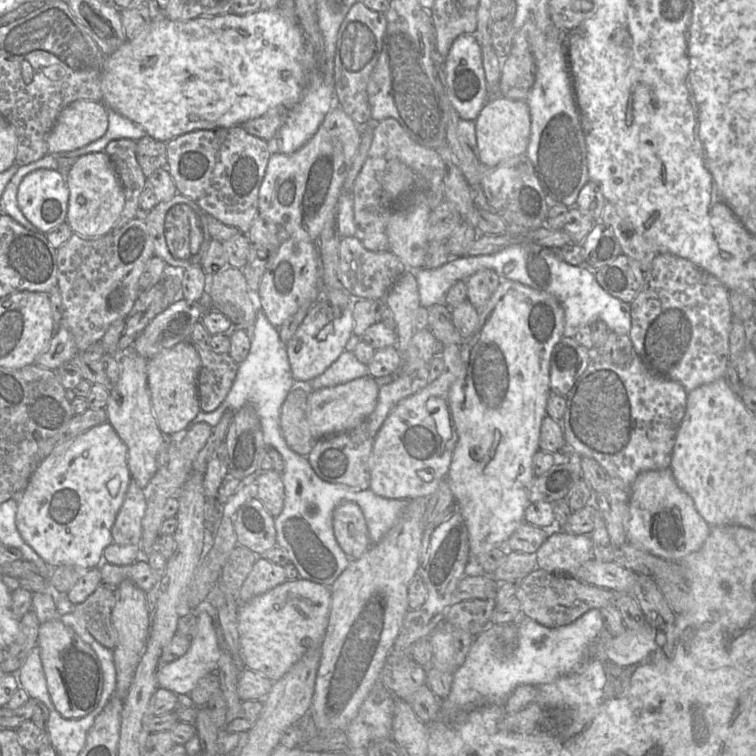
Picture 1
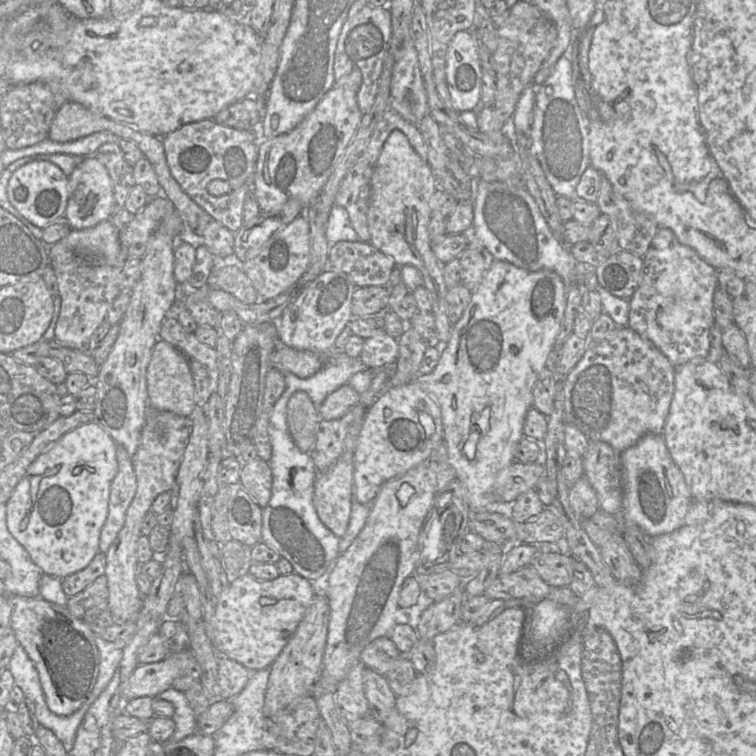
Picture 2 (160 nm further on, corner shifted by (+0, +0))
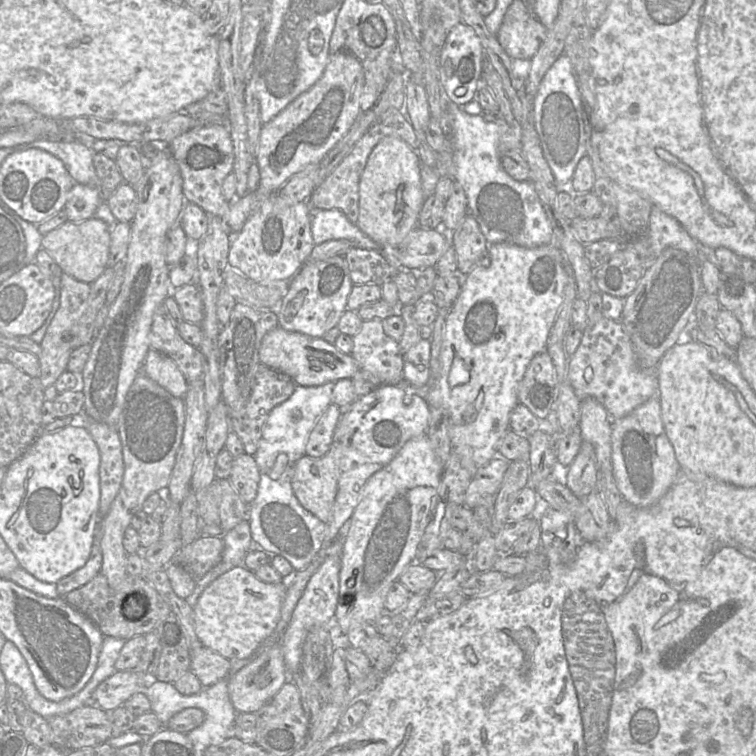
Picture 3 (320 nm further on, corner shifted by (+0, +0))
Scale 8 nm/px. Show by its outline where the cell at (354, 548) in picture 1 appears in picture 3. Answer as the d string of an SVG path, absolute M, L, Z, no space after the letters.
M333 440L329 451L320 458L303 455L296 461L291 477L293 493L302 507L327 524L332 517L332 509L338 490L339 460L341 446Z

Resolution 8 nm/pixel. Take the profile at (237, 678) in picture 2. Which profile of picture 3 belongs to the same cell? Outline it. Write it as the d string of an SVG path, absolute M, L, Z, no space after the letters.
M204 646L190 649L190 660L190 671L203 688L217 683L230 673L229 660Z

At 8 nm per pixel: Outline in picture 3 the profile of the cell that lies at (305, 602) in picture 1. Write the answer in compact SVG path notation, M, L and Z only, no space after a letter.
M244 566L232 568L211 582L193 606L199 641L228 660L254 659L259 646L275 633L286 591L287 581L266 583Z

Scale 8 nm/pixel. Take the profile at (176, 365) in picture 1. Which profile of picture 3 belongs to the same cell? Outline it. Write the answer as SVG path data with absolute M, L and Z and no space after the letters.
M150 349L143 365L143 371L173 396L182 399L186 396L188 382L177 364L168 356Z

